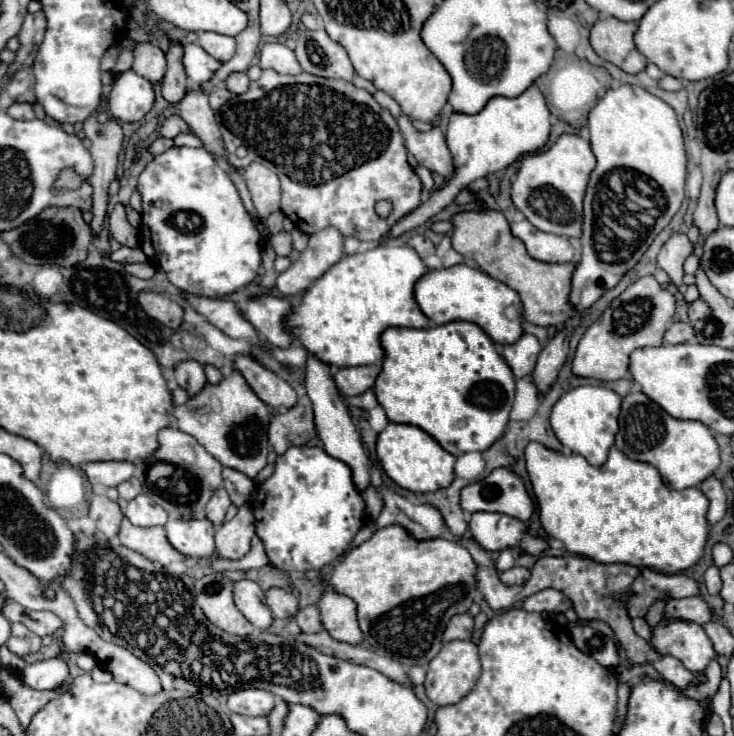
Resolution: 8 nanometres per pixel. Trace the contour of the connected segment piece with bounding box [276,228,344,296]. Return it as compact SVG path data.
M324 228L310 236L306 250L298 254L298 260L288 270L278 274L276 288L282 296L304 294L314 280L318 280L332 264L342 258L344 236L336 228Z

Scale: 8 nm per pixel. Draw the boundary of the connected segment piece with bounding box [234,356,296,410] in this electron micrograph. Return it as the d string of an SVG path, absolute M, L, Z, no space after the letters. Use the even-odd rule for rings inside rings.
M236 356L234 366L242 372L250 388L254 388L258 398L270 408L288 410L296 404L296 392L292 390L292 386L278 374L264 368L252 356Z

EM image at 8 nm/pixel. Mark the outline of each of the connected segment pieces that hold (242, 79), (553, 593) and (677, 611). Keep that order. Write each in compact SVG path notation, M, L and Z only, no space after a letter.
M234 72L226 78L226 88L234 94L244 94L248 90L248 86L250 86L250 80L244 72Z
M552 588L540 590L524 600L524 610L528 612L566 612L568 608L572 608L570 600Z
M690 596L682 600L668 600L664 606L668 620L686 620L694 624L706 624L712 620L712 610L702 596Z

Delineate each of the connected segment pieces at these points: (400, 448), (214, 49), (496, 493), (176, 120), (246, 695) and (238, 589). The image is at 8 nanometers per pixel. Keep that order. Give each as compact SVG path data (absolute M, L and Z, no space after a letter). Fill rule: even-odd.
M390 422L378 436L376 454L384 472L404 490L426 494L426 492L436 492L440 488L448 488L454 480L456 456L446 452L428 432L424 432L418 426Z
M200 32L198 44L216 60L228 62L236 52L236 42L230 36L222 36L216 32Z
M496 468L488 478L468 484L462 490L462 508L468 512L500 512L528 522L534 502L520 476L508 468Z
M170 116L170 118L162 124L162 128L160 128L160 134L162 134L164 138L174 138L174 136L178 136L180 132L184 132L184 120L182 120L180 116Z
M238 690L230 694L228 698L228 708L232 714L242 714L242 716L268 716L274 708L274 694L272 692L262 692L262 690Z
M240 580L234 586L234 602L238 610L246 616L248 622L252 622L258 630L266 632L272 626L272 612L266 604L266 596L260 590L260 586L252 580Z

